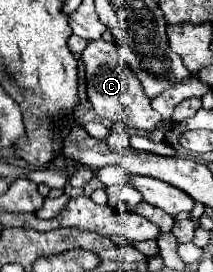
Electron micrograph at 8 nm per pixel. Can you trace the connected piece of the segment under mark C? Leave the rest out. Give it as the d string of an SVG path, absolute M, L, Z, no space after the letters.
M89 41L85 51L81 53L81 61L85 63L85 73L87 73L87 95L99 117L137 129L139 133L153 131L153 127L161 121L161 113L157 113L151 107L151 101L145 95L143 85L139 83L135 73L129 69L129 65L123 67L123 61L115 43Z

